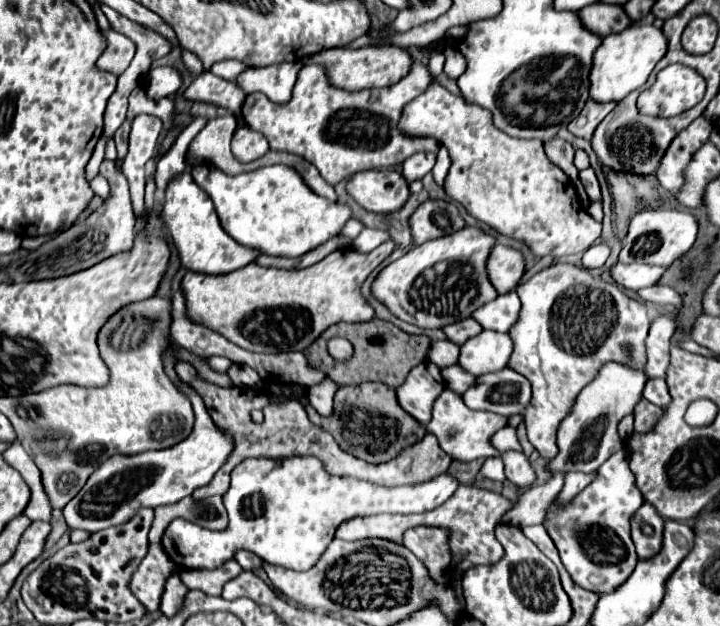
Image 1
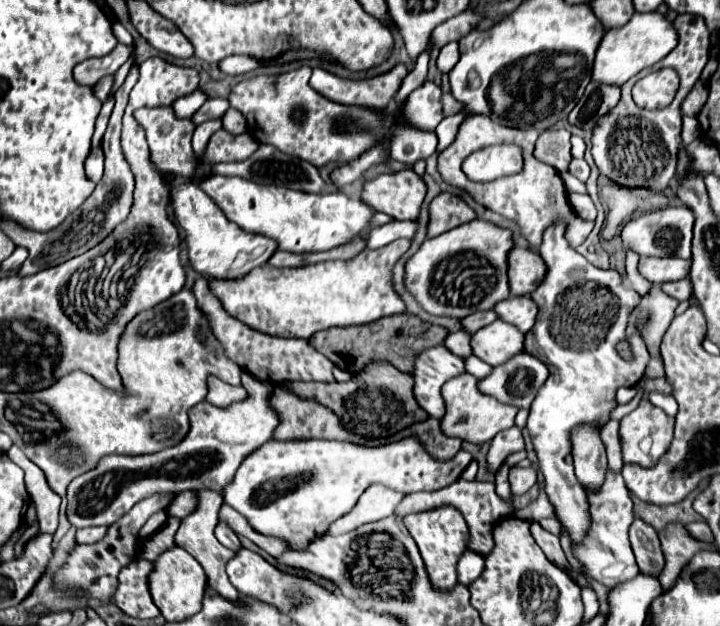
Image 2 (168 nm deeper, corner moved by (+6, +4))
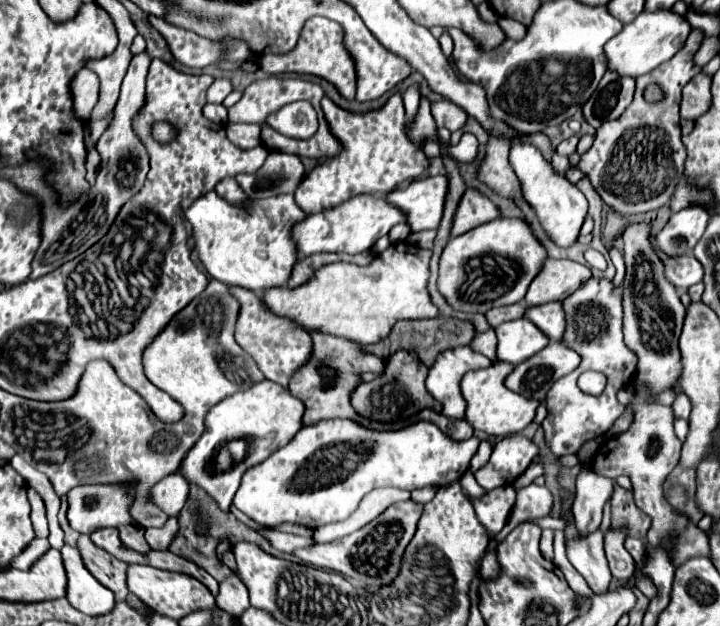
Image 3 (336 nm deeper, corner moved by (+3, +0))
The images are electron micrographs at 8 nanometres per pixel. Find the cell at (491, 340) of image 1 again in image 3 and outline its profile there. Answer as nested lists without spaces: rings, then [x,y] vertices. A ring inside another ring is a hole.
[[[528,319],[502,323],[494,331],[498,337],[496,359],[512,365],[526,361],[530,355],[548,345],[546,335],[542,335],[542,331],[538,331],[538,327],[534,327],[534,323],[530,323]]]

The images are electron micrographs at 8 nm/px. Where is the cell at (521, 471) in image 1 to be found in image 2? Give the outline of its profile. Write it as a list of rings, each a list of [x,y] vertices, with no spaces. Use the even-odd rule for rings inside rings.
[[[513,467],[509,473],[509,483],[511,483],[511,491],[513,495],[525,495],[537,481],[537,473],[535,469],[519,469]]]

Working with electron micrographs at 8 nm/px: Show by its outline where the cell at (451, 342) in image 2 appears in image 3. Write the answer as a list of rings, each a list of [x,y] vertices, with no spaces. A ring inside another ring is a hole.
[[[488,329],[488,331],[484,331],[484,333],[478,333],[478,335],[472,339],[472,343],[470,343],[472,351],[482,353],[482,355],[486,355],[488,359],[494,359],[494,345],[496,345],[496,335],[494,335],[492,329]]]

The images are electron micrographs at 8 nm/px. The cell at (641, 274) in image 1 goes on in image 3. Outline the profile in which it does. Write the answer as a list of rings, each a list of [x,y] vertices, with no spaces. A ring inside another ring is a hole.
[[[684,255],[684,257],[670,257],[662,259],[664,261],[664,275],[670,283],[676,285],[678,291],[686,291],[688,287],[696,285],[702,281],[702,265],[694,255]]]

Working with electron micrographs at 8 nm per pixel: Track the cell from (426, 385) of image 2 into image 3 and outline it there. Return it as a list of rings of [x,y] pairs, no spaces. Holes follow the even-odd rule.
[[[456,347],[446,349],[440,353],[434,361],[434,365],[428,369],[426,389],[428,393],[442,403],[442,415],[450,419],[462,419],[464,417],[464,399],[460,393],[460,379],[464,373],[472,369],[488,367],[490,359],[486,359],[480,353],[474,353],[470,347]]]

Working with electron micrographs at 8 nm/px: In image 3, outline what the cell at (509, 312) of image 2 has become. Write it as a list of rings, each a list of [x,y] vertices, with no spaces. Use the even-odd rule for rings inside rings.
[[[558,301],[528,307],[524,317],[532,321],[550,341],[558,341],[564,331],[564,311]]]

